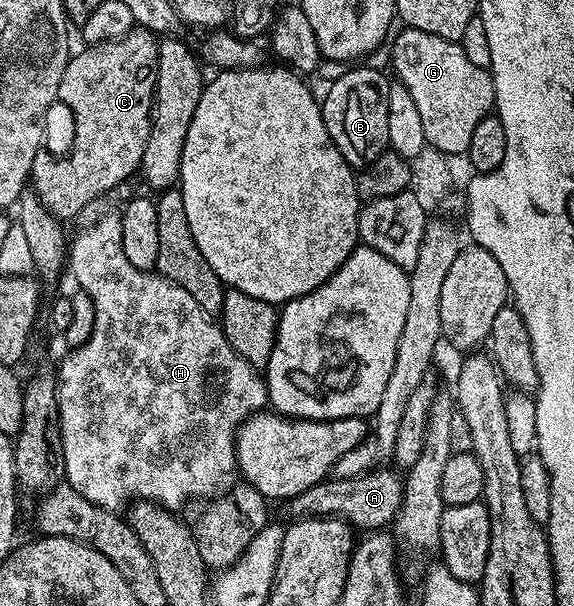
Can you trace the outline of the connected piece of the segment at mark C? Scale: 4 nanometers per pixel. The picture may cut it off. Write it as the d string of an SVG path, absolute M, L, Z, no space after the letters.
M134 28L129 33L117 38L113 42L103 42L99 46L89 46L82 54L74 53L69 59L67 68L63 72L63 80L59 84L57 97L60 105L65 105L73 113L73 151L66 158L52 158L48 152L42 152L35 156L33 173L31 175L31 186L38 196L39 201L45 205L54 217L60 220L66 218L77 218L81 209L87 204L104 199L104 194L116 191L117 187L128 183L132 174L136 175L141 169L143 152L147 148L147 136L149 135L149 123L153 117L153 93L157 91L157 44L158 39L150 31Z

